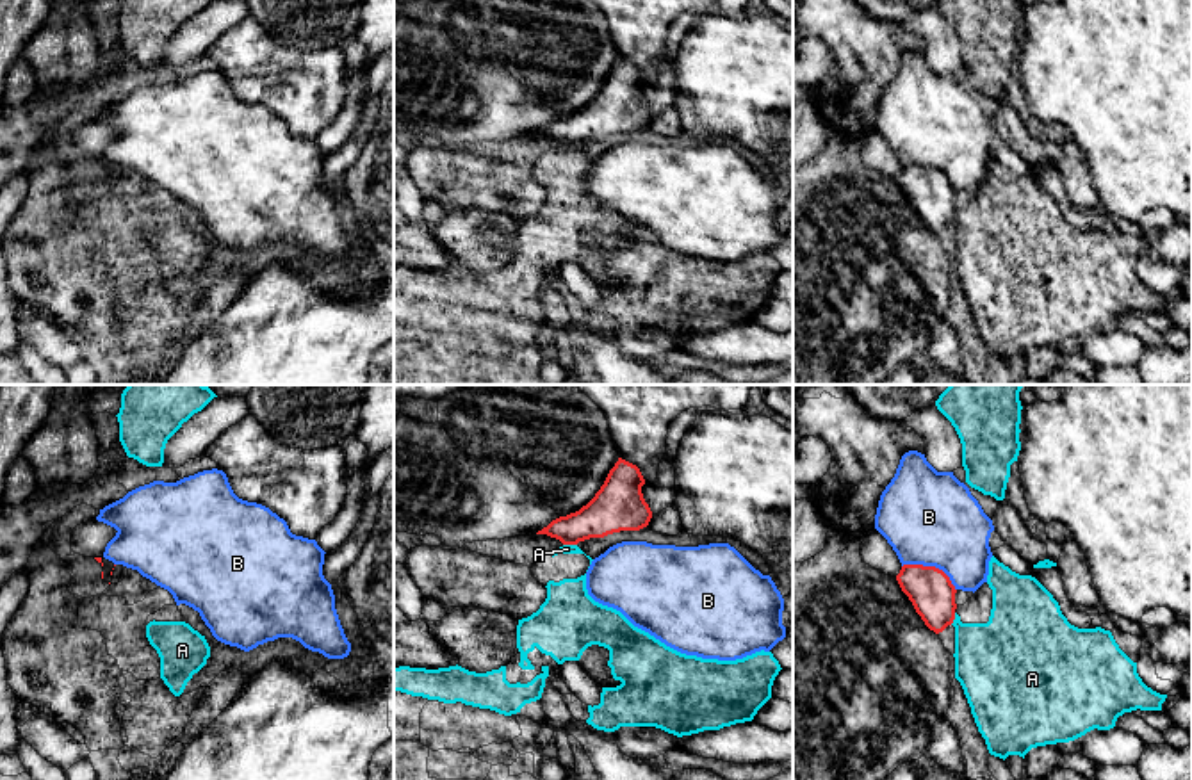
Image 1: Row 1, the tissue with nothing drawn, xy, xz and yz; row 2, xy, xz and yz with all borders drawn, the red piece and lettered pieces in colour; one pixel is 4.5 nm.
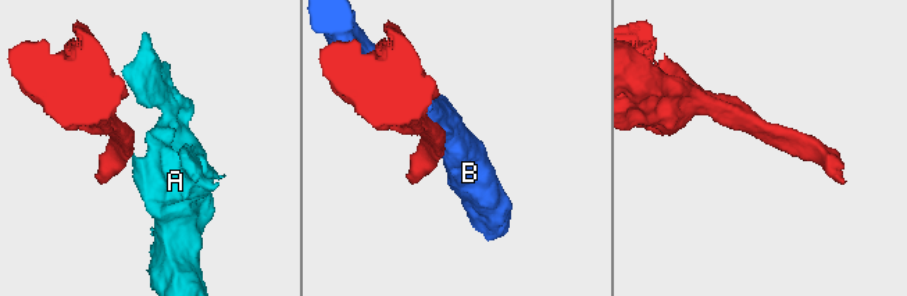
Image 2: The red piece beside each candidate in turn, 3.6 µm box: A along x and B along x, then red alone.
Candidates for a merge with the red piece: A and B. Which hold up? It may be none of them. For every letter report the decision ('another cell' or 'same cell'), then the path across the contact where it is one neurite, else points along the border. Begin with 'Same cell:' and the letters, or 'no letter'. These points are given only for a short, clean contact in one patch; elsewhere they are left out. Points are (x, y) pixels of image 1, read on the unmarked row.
Same cell: no letter
A: another cell; border along xz (563, 145), (576, 146)
B: another cell

